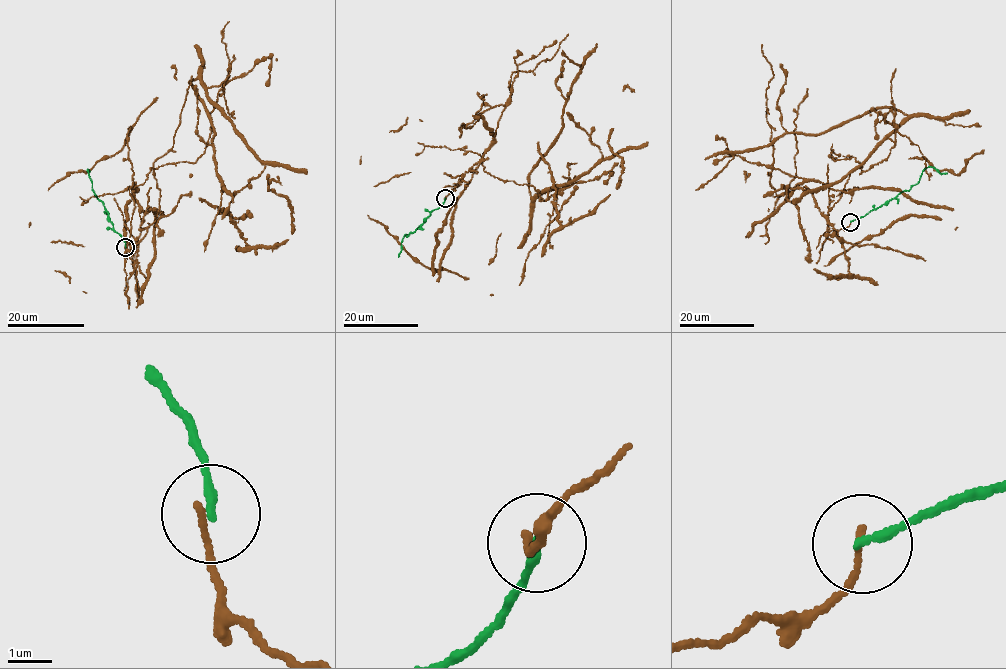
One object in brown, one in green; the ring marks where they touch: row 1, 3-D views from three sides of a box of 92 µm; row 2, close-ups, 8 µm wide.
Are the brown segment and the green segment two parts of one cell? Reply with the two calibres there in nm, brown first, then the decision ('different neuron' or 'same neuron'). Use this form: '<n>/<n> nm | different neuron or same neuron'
150/200 nm | different neuron

